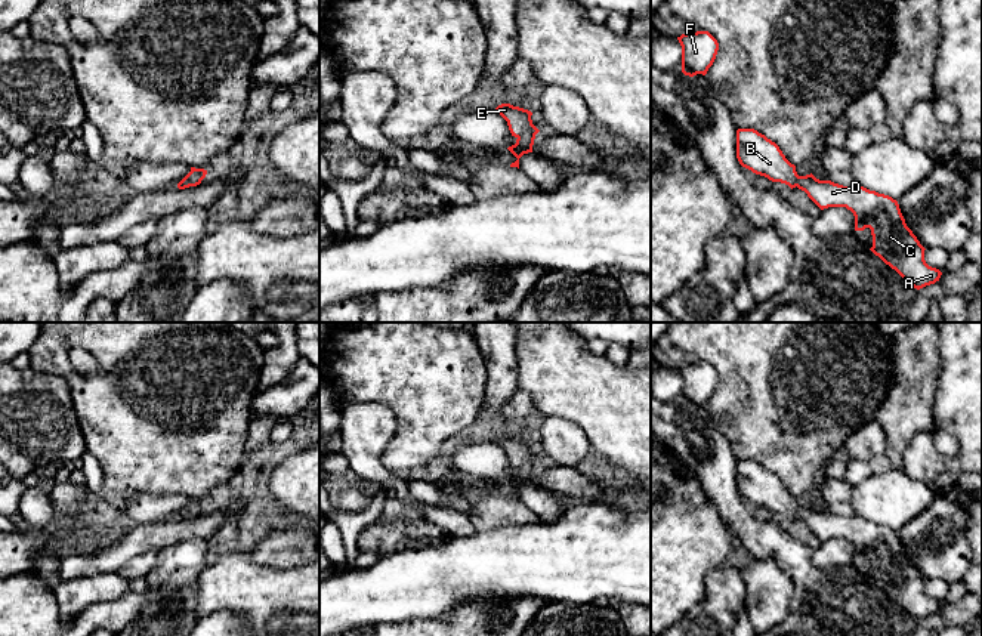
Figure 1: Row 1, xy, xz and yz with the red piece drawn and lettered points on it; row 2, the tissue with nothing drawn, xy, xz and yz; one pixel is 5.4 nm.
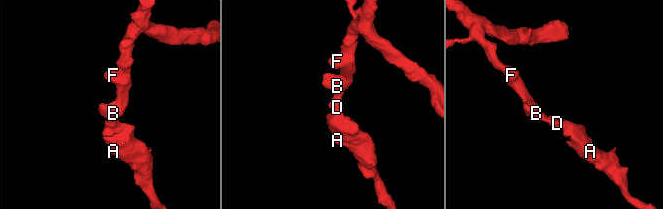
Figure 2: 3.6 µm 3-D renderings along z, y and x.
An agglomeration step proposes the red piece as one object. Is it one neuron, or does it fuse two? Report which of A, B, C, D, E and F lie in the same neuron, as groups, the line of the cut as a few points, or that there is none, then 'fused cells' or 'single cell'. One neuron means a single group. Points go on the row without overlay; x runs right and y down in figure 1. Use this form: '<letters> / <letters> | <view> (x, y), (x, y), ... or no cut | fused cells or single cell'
A B C D E F | no cut | single cell

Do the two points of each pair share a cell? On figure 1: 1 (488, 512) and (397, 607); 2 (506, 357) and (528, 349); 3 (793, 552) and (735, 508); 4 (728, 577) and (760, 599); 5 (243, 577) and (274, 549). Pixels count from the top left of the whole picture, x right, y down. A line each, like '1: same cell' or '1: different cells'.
1: different cells
2: different cells
3: same cell
4: different cells
5: different cells

